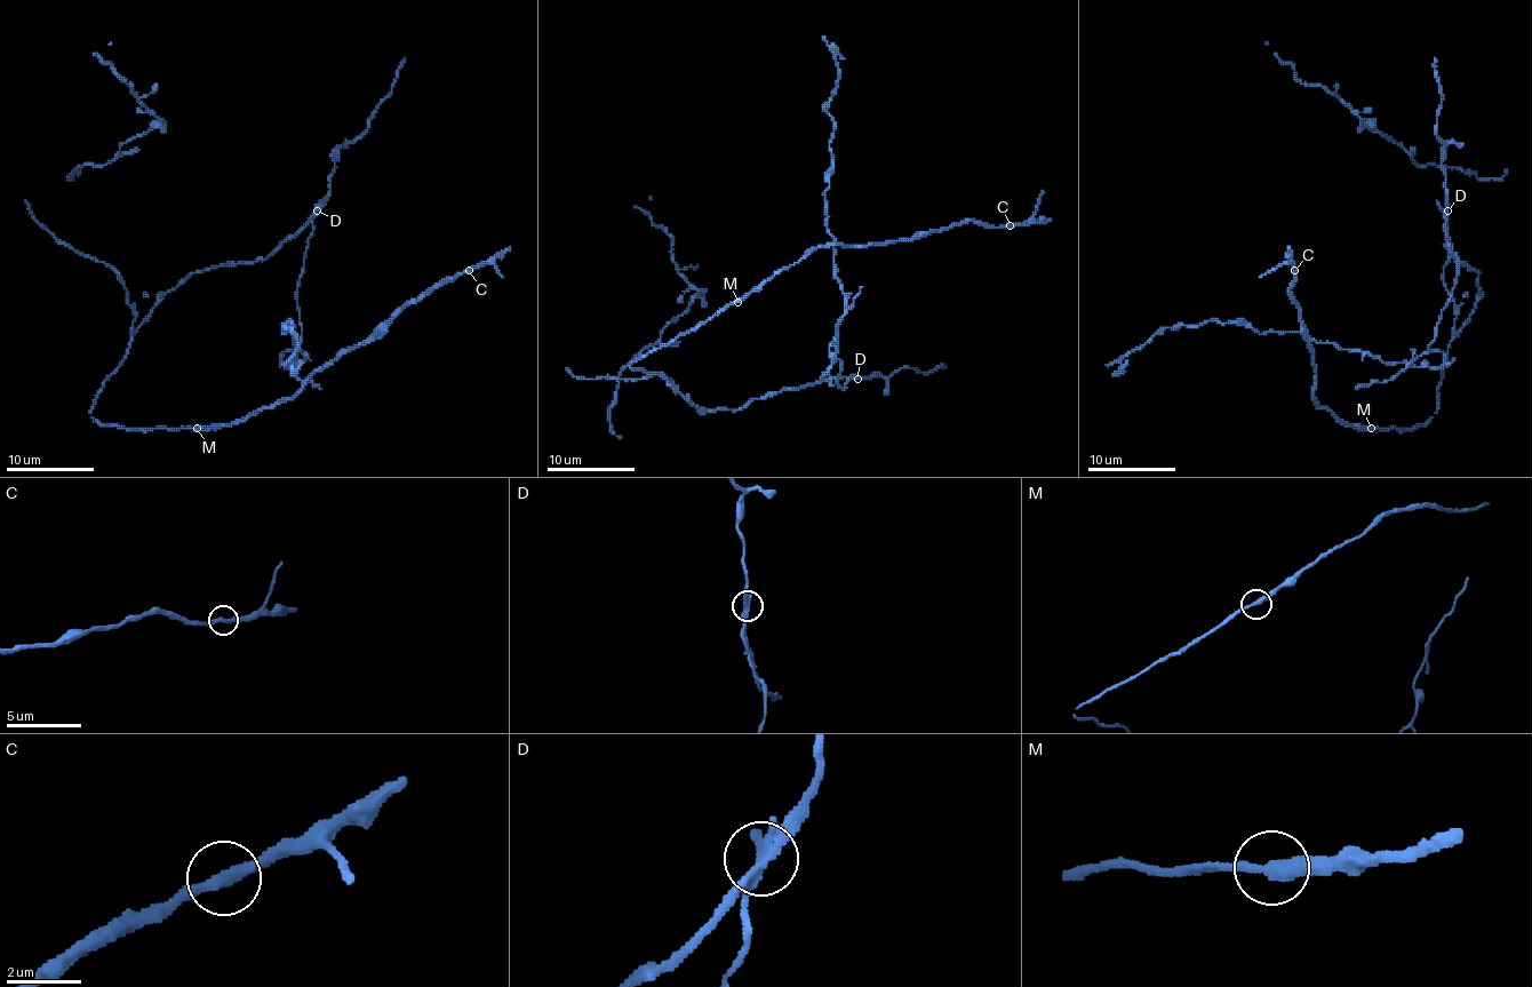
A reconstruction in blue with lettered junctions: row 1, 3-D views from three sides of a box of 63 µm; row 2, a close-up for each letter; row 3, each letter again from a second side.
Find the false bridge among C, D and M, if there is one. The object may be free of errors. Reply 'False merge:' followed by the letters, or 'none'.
False merge: D

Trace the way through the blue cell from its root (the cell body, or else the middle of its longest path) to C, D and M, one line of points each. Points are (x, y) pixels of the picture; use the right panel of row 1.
C: (1478, 294), (1450, 343), (1433, 418), (1414, 428), (1358, 428), (1314, 398), (1314, 356), (1290, 294), (1294, 270)
D: (1478, 294), (1478, 272), (1454, 257), (1445, 229), (1447, 211)
M: (1478, 294), (1469, 318), (1450, 343), (1433, 418), (1414, 428), (1371, 428)

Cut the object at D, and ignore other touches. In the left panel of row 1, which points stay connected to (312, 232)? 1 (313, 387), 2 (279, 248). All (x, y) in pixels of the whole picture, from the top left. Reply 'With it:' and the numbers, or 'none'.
With it: 1

